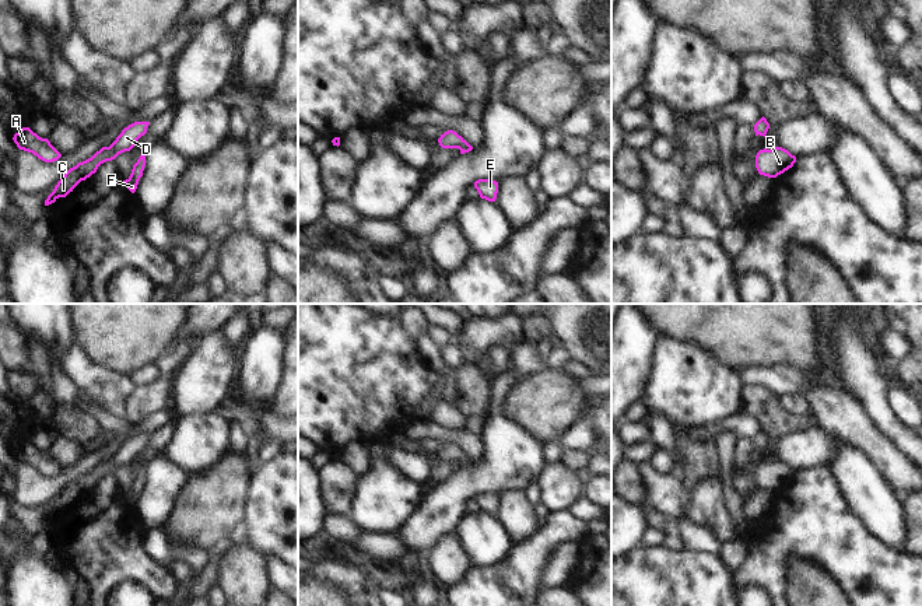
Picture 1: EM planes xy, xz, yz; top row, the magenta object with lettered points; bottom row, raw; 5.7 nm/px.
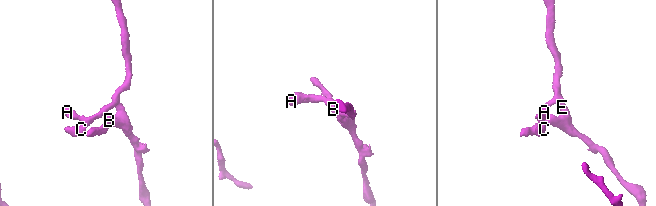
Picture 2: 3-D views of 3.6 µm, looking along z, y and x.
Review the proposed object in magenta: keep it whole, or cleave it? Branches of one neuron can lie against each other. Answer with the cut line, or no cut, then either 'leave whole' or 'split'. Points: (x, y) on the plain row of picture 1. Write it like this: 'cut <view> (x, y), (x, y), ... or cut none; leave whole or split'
cut none; leave whole

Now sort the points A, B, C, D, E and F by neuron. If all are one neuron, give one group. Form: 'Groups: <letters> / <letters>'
Groups: A B C D E F

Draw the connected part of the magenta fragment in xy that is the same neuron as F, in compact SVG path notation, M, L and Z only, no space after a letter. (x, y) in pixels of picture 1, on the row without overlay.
M141 466L140 472L137 473L137 476L133 479L132 487L130 490L123 494L125 500L134 507L139 498L140 491L143 490L143 484L146 480L146 466Z

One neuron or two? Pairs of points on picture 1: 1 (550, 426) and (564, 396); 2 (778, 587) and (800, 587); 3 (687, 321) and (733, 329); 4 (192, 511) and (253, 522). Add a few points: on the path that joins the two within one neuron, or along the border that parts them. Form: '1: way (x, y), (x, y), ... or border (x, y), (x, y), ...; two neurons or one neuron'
1: way (550, 419), (550, 410), (557, 403); one neuron
2: border (806, 559), (789, 560), (785, 591); two neurons
3: way (698, 321), (722, 321); one neuron
4: border (248, 487), (244, 515), (239, 519); two neurons

